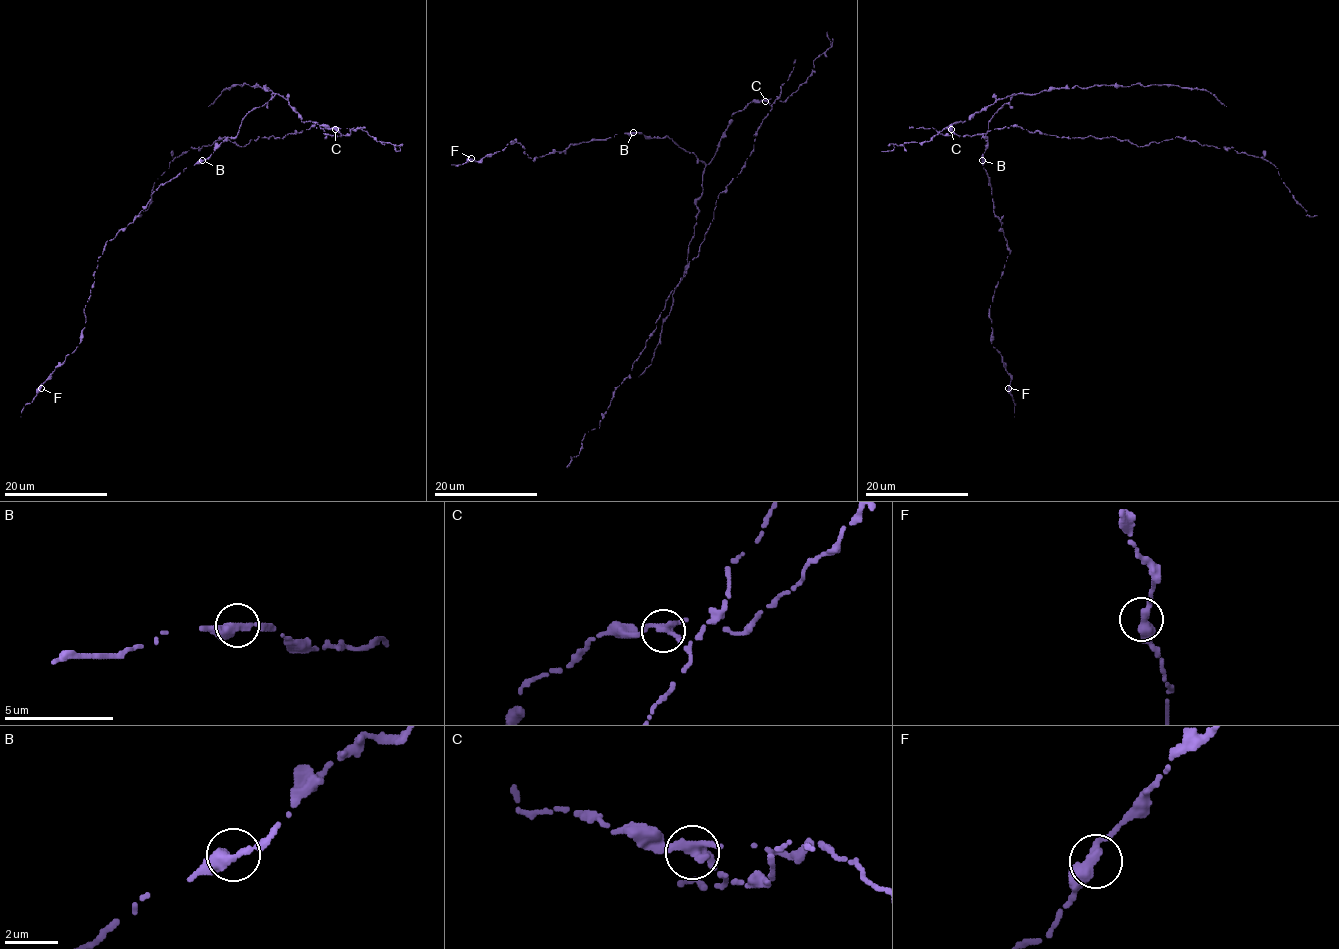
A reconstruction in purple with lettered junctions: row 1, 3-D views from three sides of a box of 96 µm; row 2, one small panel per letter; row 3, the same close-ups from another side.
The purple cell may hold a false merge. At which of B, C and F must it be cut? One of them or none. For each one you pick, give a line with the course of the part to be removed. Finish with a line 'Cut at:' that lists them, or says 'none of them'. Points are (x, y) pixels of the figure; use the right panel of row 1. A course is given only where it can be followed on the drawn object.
C: foreign part runs (951, 129), (960, 135), (1016, 125), (1137, 146), (1180, 137), (1233, 147), (1272, 162), (1308, 216), (1317, 216)
Cut at: C

